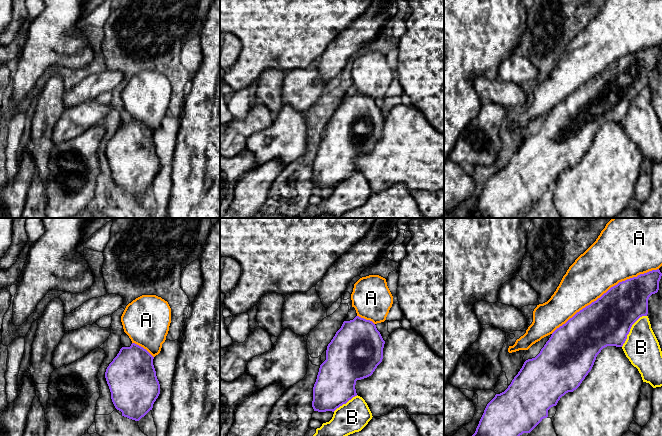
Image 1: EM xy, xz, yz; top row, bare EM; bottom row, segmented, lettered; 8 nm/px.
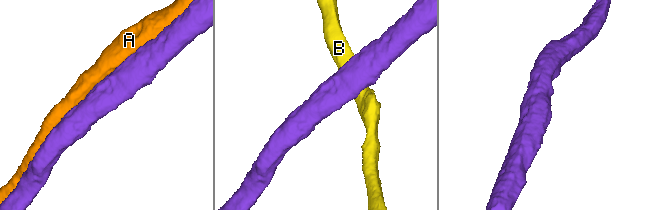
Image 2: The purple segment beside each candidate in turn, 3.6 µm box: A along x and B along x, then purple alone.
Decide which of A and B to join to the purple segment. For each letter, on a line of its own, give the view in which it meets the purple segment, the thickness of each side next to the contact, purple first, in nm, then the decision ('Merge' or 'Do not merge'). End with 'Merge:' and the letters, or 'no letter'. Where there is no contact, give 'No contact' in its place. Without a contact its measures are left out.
A: Touches purple in yz. Thickness 380 nm (purple) against 380 nm. Merge
B: Touches purple in yz. Thickness 380 nm (purple) against 280 nm. Do not merge
Merge: A

